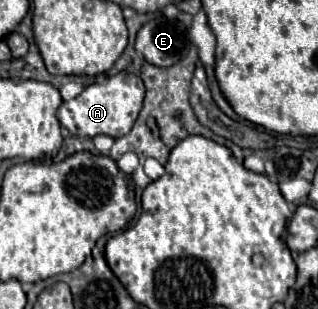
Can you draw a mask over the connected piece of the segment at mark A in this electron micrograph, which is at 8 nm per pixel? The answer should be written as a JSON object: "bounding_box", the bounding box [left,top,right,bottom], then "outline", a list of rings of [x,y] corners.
{"bounding_box":[67,72,145,138],"outline":[[[119,72],[101,84],[87,86],[77,98],[69,100],[67,106],[73,114],[79,136],[87,136],[87,138],[93,138],[97,134],[107,134],[111,138],[125,136],[133,128],[133,122],[143,106],[145,88],[141,86],[143,86],[143,80],[137,74]]]}

